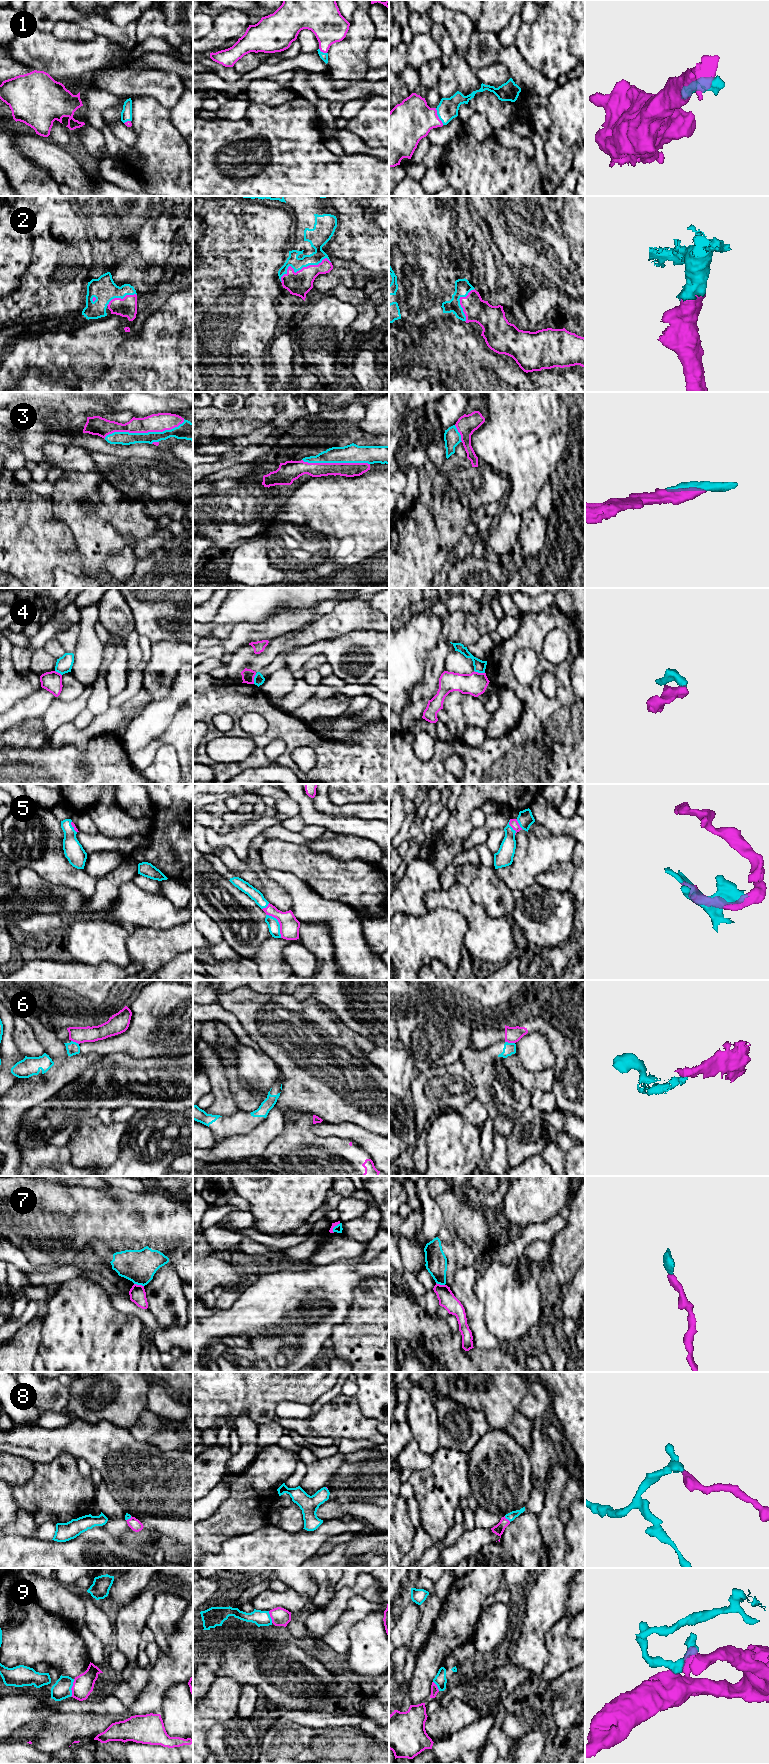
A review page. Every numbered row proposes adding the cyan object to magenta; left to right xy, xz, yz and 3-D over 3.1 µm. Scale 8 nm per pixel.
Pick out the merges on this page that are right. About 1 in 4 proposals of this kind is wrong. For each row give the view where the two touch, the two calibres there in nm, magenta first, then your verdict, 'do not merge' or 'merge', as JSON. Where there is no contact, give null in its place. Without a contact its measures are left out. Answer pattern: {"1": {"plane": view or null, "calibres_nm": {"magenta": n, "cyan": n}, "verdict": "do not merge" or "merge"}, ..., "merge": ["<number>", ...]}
{"1": {"plane": "yz", "calibres_nm": {"magenta": 340, "cyan": 160}, "verdict": "merge"}, "2": {"plane": "xz", "calibres_nm": {"magenta": 190, "cyan": 130}, "verdict": "merge"}, "3": {"plane": "xy", "calibres_nm": {"magenta": 150, "cyan": 110}, "verdict": "merge"}, "4": {"plane": "xz", "calibres_nm": {"magenta": 100, "cyan": 80}, "verdict": "do not merge"}, "5": {"plane": "xz", "calibres_nm": {"magenta": 160, "cyan": 100}, "verdict": "merge"}, "6": {"plane": "yz", "calibres_nm": {"magenta": 130, "cyan": 100}, "verdict": "do not merge"}, "7": {"plane": "xy", "calibres_nm": {"magenta": 130, "cyan": 280}, "verdict": "do not merge"}, "8": {"plane": "yz", "calibres_nm": {"magenta": 80, "cyan": 70}, "verdict": "merge"}, "9": {"plane": "xy", "calibres_nm": {"magenta": 170, "cyan": 150}, "verdict": "do not merge"}, "merge": ["1", "2", "3", "5", "8"]}

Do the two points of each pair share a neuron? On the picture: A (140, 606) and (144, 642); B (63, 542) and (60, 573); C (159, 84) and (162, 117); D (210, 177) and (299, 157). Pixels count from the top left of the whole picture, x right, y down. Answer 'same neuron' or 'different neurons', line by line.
A: different neurons
B: different neurons
C: different neurons
D: same neuron

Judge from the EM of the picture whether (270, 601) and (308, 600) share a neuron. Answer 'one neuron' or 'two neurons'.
one neuron

